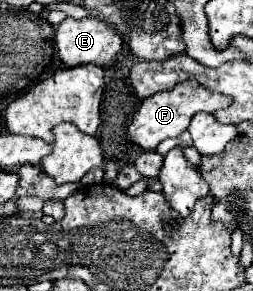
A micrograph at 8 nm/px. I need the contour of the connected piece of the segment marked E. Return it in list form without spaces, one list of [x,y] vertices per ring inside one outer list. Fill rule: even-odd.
[[[72,19],[60,23],[56,29],[56,51],[66,67],[82,63],[106,65],[122,49],[122,37],[100,19]]]

